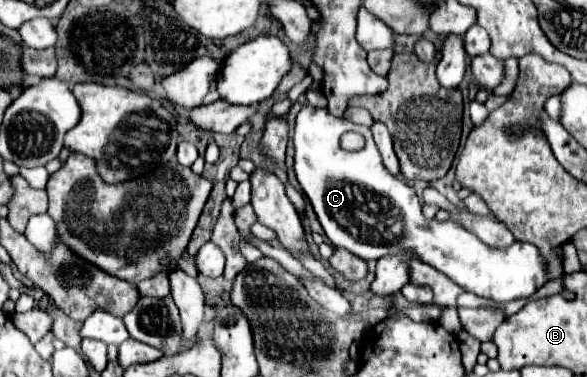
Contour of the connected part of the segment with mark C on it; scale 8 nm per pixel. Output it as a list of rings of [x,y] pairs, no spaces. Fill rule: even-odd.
[[[303,106],[295,120],[293,144],[297,180],[335,248],[343,248],[365,262],[379,260],[399,250],[413,250],[421,262],[447,274],[467,292],[497,302],[527,298],[547,282],[543,258],[539,258],[535,246],[513,242],[507,248],[491,248],[451,220],[427,222],[421,214],[421,202],[415,190],[401,178],[391,176],[383,166],[367,126],[335,118],[327,108]],[[347,130],[365,136],[367,144],[363,150],[347,152],[341,148],[341,132]]]

